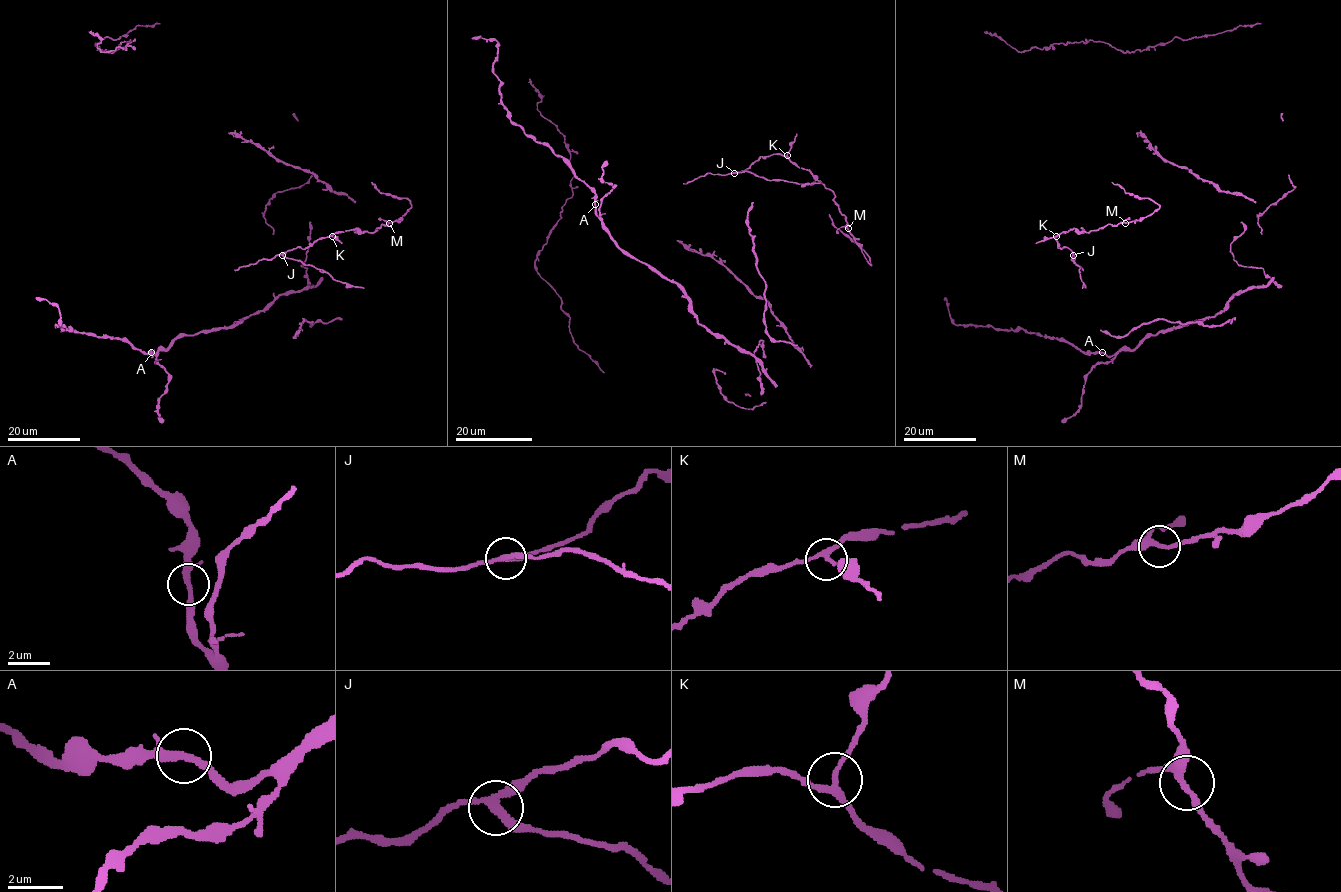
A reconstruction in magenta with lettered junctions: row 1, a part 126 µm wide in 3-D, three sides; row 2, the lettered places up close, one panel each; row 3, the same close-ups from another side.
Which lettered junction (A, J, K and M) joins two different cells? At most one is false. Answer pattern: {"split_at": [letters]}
{"split_at": ["J"]}

